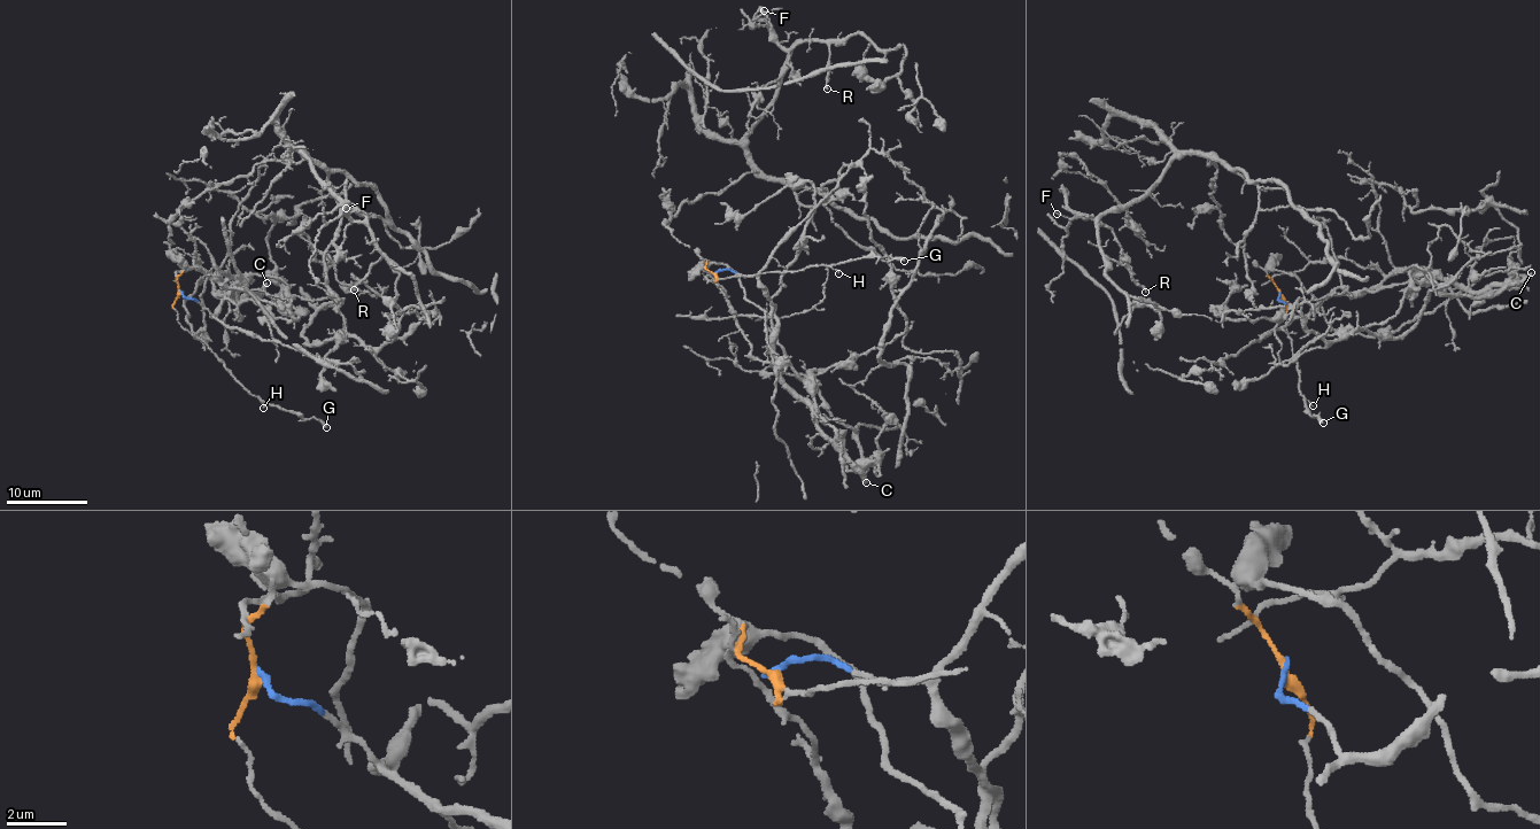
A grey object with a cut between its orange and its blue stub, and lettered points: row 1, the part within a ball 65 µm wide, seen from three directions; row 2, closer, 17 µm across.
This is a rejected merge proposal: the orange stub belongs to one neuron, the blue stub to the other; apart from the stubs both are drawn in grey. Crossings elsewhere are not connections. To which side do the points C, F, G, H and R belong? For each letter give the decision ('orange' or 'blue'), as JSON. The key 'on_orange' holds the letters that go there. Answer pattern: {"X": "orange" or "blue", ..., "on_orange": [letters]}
{"C": "blue", "F": "orange", "G": "orange", "H": "orange", "R": "orange", "on_orange": ["F", "G", "H", "R"]}

